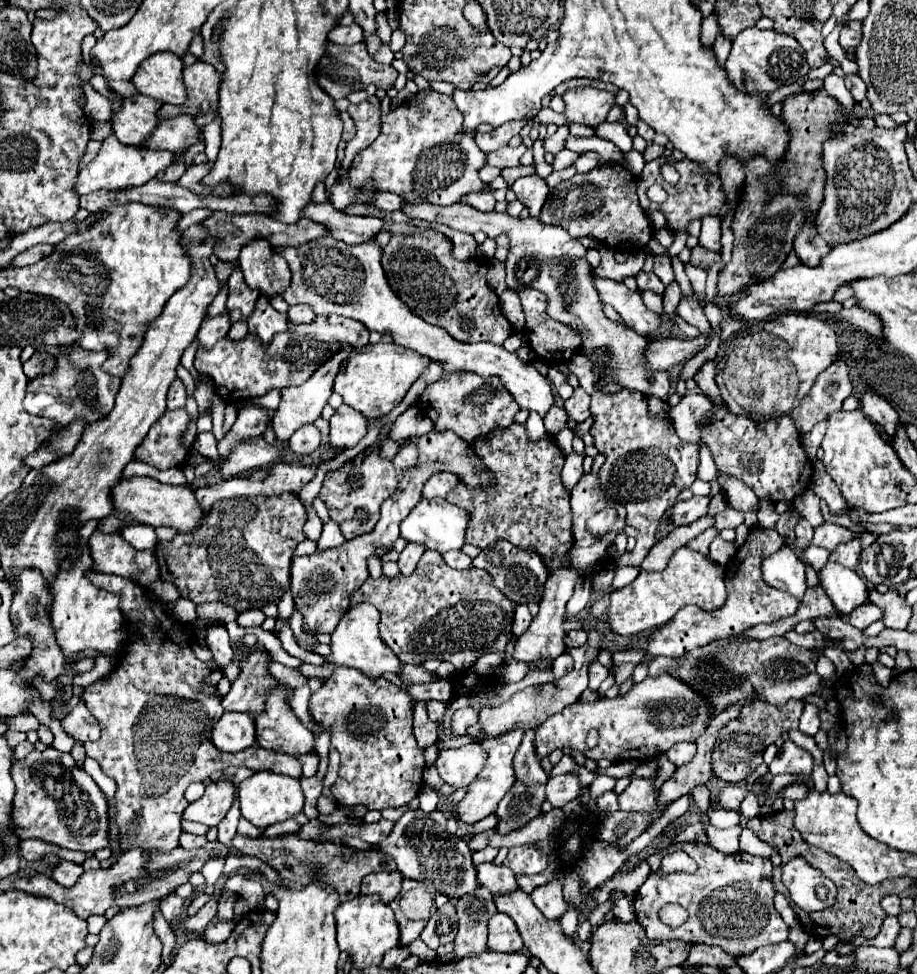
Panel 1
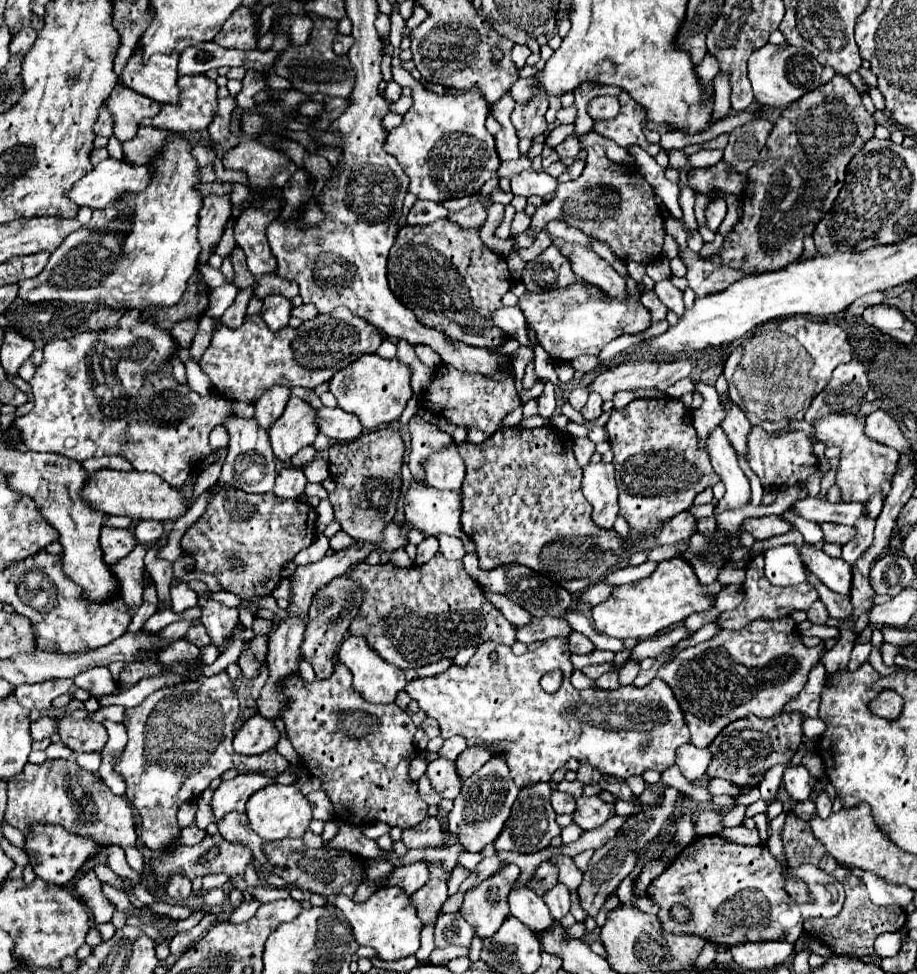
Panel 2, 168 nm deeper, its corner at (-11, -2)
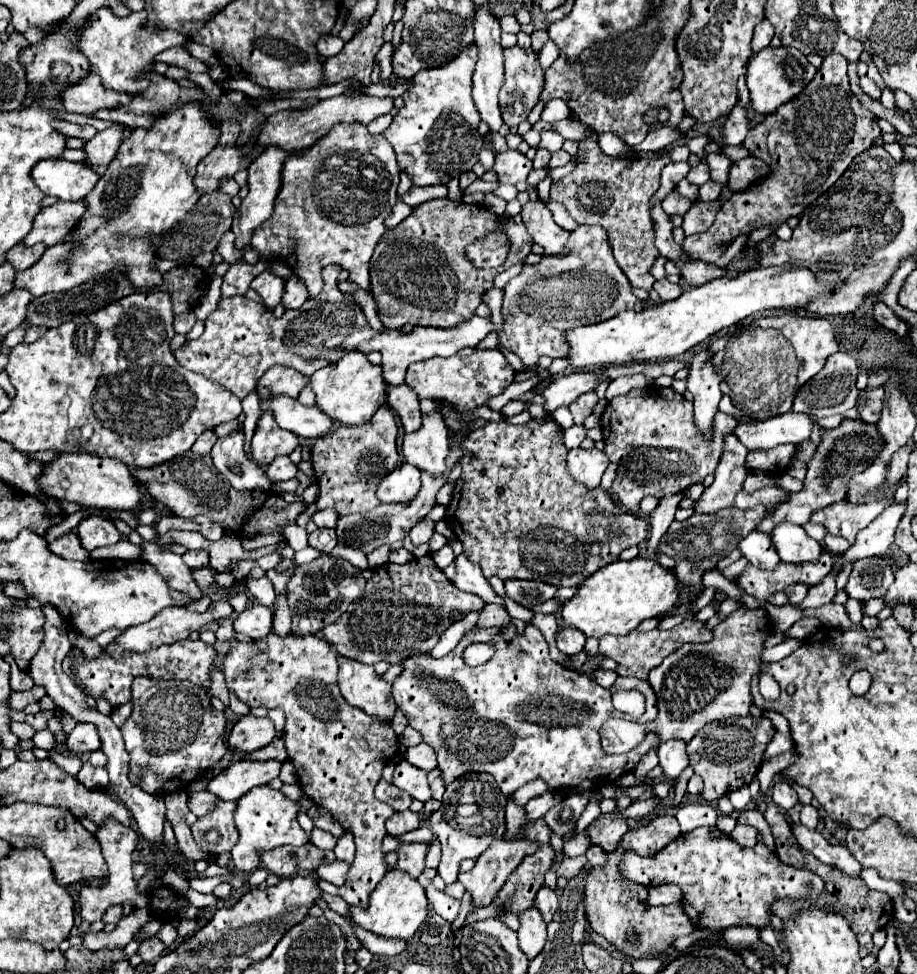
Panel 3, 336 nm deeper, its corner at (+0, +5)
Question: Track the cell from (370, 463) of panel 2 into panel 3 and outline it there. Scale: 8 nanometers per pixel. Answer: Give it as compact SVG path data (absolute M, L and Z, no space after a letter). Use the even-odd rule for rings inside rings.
M382 406L374 418L362 426L336 424L326 436L320 436L312 446L312 466L320 486L316 510L334 508L340 516L346 516L364 514L380 506L376 488L398 466L396 436L398 426L388 406Z

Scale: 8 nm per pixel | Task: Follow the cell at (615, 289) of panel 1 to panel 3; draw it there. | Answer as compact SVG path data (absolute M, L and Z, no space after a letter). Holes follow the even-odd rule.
M528 202L522 206L522 220L528 228L528 234L536 244L544 248L544 256L564 256L570 232L560 228L552 220L552 212L542 202Z

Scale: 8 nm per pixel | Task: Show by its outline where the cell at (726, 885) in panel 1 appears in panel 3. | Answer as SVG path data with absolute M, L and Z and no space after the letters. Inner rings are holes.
M696 828L680 834L672 844L650 858L626 852L620 872L642 886L676 884L682 890L682 908L696 930L724 930L730 926L770 928L768 918L774 900L808 899L805 897L824 892L825 884L817 874L783 863L770 848L764 850L764 846L766 844L758 840L756 846L748 848L722 834L718 828ZM758 866L764 868L766 876L760 878L764 872L758 872Z

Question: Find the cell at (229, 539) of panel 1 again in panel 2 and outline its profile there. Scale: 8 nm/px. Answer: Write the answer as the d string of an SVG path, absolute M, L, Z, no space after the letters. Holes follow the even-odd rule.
M213 485L213 493L209 495L209 505L205 513L187 529L181 539L183 553L195 559L195 571L211 573L217 577L223 591L231 591L243 599L269 595L277 583L281 581L281 567L285 561L293 561L293 557L309 547L315 537L315 509L303 501L279 501L273 493L265 495L249 495L231 487Z

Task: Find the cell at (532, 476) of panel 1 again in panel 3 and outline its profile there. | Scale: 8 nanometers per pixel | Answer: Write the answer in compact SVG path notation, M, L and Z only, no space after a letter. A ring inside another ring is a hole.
M544 416L544 418L532 418L532 420L530 420L530 422L528 422L528 424L522 424L522 426L514 426L514 424L508 424L508 422L486 422L486 424L484 424L484 426L482 426L482 428L480 428L480 430L476 430L476 432L472 432L472 434L468 434L468 438L464 438L464 440L462 440L462 460L460 460L460 464L462 464L462 474L460 474L460 478L458 478L458 480L456 480L456 484L454 484L454 492L452 492L452 500L450 500L450 504L448 504L448 508L446 508L446 516L444 516L444 520L446 520L446 522L448 522L448 526L450 526L450 528L452 528L452 532L454 532L454 534L456 534L456 538L458 538L458 540L460 540L460 542L462 542L462 544L464 544L464 554L466 554L466 556L468 556L468 560L470 560L470 562L476 562L476 564L480 564L480 568L482 568L482 572L484 572L484 576L486 576L486 578L490 578L490 576L498 576L498 578L502 578L502 580L508 580L508 578L524 578L524 580L540 580L540 582L548 582L548 584L552 584L552 586L556 586L556 588L558 588L558 586L576 586L576 584L582 584L582 582L584 582L584 578L588 578L588 576L590 576L590 574L594 574L594 572L596 572L596 570L600 570L600 568L604 568L604 566L608 566L608 564L610 564L610 562L614 562L614 560L618 560L618 556L620 556L620 552L622 552L622 550L626 550L626 548L630 548L630 546L638 546L638 544L642 544L642 542L644 542L644 540L646 540L646 538L648 538L648 534L650 534L650 524L648 524L648 522L644 522L644 518L642 518L642 516L638 516L638 514L628 514L628 512L622 512L622 510L620 510L620 508L618 508L618 506L616 506L616 504L614 504L614 502L612 502L612 498L610 498L610 496L608 496L608 494L606 494L606 492L602 492L602 490L600 490L600 488L598 488L598 490L588 490L588 488L586 488L586 486L580 486L580 484L578 484L578 482L574 482L574 480L572 480L572 476L570 476L570 474L568 474L568 470L566 470L566 452L568 452L568 450L566 450L566 446L564 446L564 442L562 442L562 428L560 428L560 426L558 426L558 424L556 424L556 422L554 422L554 418L552 418L552 416ZM606 498L610 498L610 518L590 518L590 516L592 516L592 514L594 514L594 510L606 510L606 506L604 506L604 504L606 504Z

